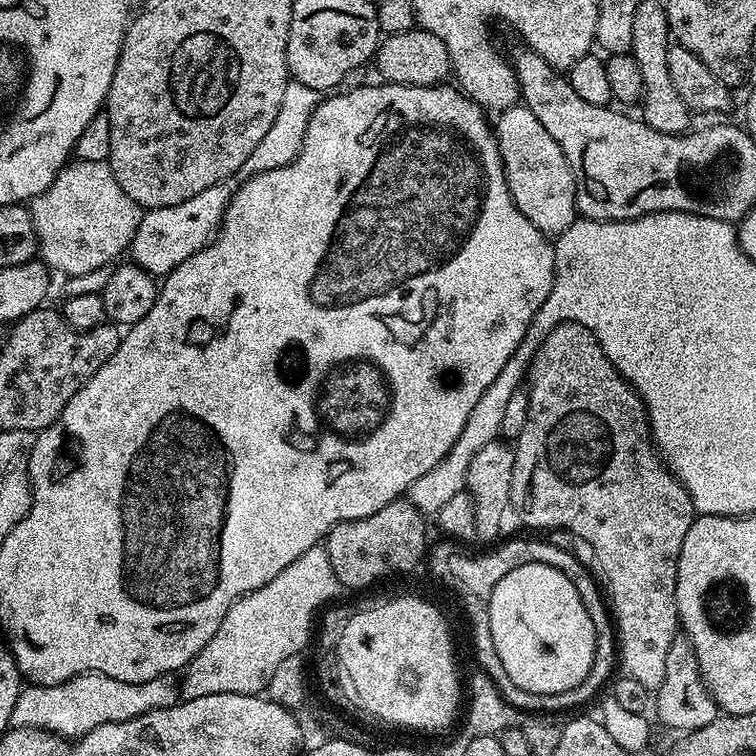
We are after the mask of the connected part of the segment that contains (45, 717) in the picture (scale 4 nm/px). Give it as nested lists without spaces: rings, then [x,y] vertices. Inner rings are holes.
[[[83,672],[54,687],[44,687],[41,684],[21,687],[18,702],[14,702],[11,727],[40,728],[43,732],[53,732],[56,736],[79,738],[98,726],[126,722],[155,708],[174,706],[181,696],[181,685],[172,674],[135,684],[118,682],[118,678],[110,678],[106,674]]]

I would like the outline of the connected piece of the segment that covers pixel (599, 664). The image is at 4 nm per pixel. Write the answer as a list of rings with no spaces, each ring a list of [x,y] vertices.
[[[553,542],[549,548],[544,548],[544,564],[554,566],[554,570],[562,570],[570,582],[574,582],[574,590],[582,598],[582,606],[586,606],[586,614],[590,614],[590,622],[594,622],[596,631],[596,649],[594,650],[594,662],[590,666],[590,674],[574,690],[566,690],[562,694],[534,694],[530,690],[522,690],[510,682],[510,674],[502,670],[500,660],[484,660],[478,665],[478,668],[485,672],[495,684],[498,692],[516,709],[523,709],[527,713],[538,714],[538,712],[568,712],[571,708],[576,708],[579,704],[584,704],[587,700],[592,700],[600,692],[600,687],[607,685],[613,679],[612,667],[615,669],[618,664],[618,645],[616,642],[616,633],[614,631],[614,621],[610,615],[610,609],[602,595],[602,589],[594,579],[593,573],[584,569],[584,564],[572,552],[560,548],[560,544]]]

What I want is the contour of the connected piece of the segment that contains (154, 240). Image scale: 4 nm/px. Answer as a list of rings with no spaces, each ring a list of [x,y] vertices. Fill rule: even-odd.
[[[231,183],[215,184],[210,186],[210,190],[202,190],[202,194],[194,194],[194,198],[186,198],[186,202],[178,202],[178,206],[147,209],[132,239],[131,263],[157,278],[171,274],[175,268],[182,266],[182,262],[186,262],[186,258],[198,254],[216,239],[233,191]]]

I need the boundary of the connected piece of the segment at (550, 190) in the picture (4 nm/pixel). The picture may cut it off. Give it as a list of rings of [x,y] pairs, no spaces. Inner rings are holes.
[[[523,106],[499,113],[494,120],[494,131],[504,163],[504,177],[518,210],[545,234],[566,231],[576,221],[578,213],[576,176],[566,162],[566,154],[562,154],[562,146],[550,138],[546,126]]]

